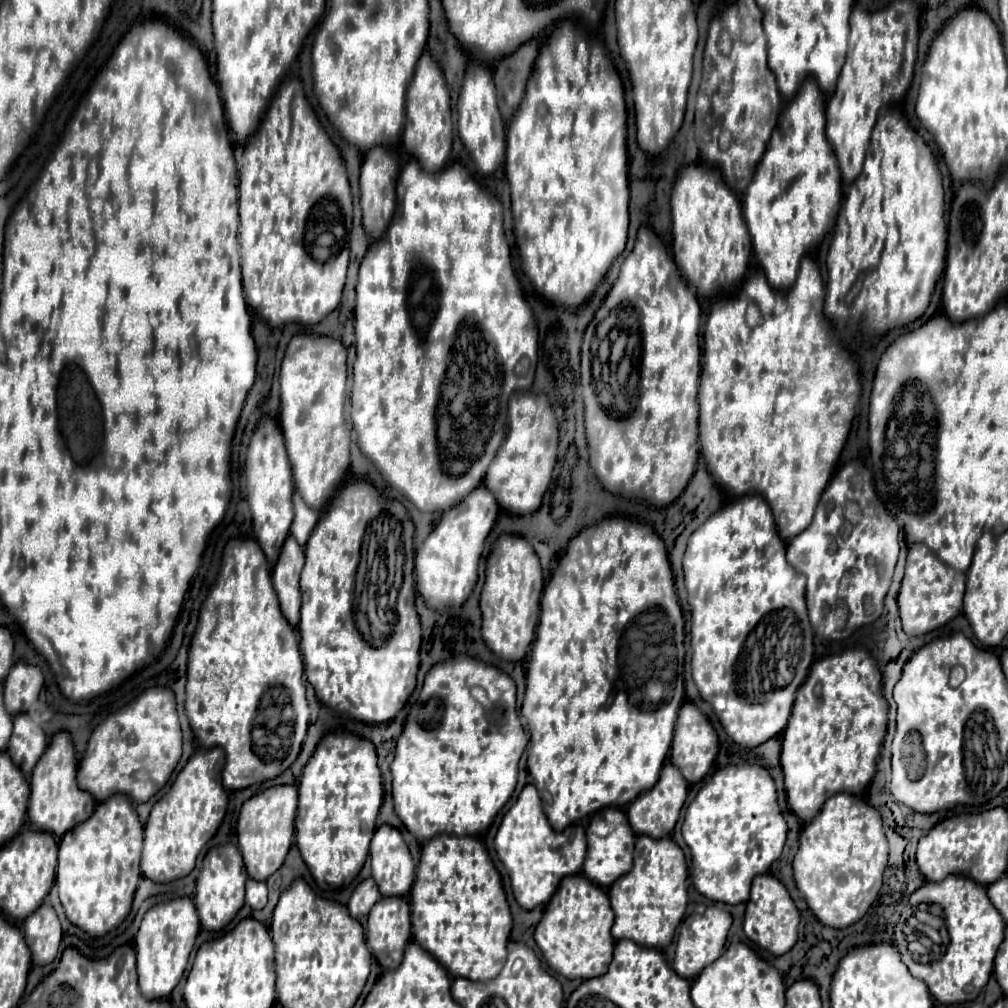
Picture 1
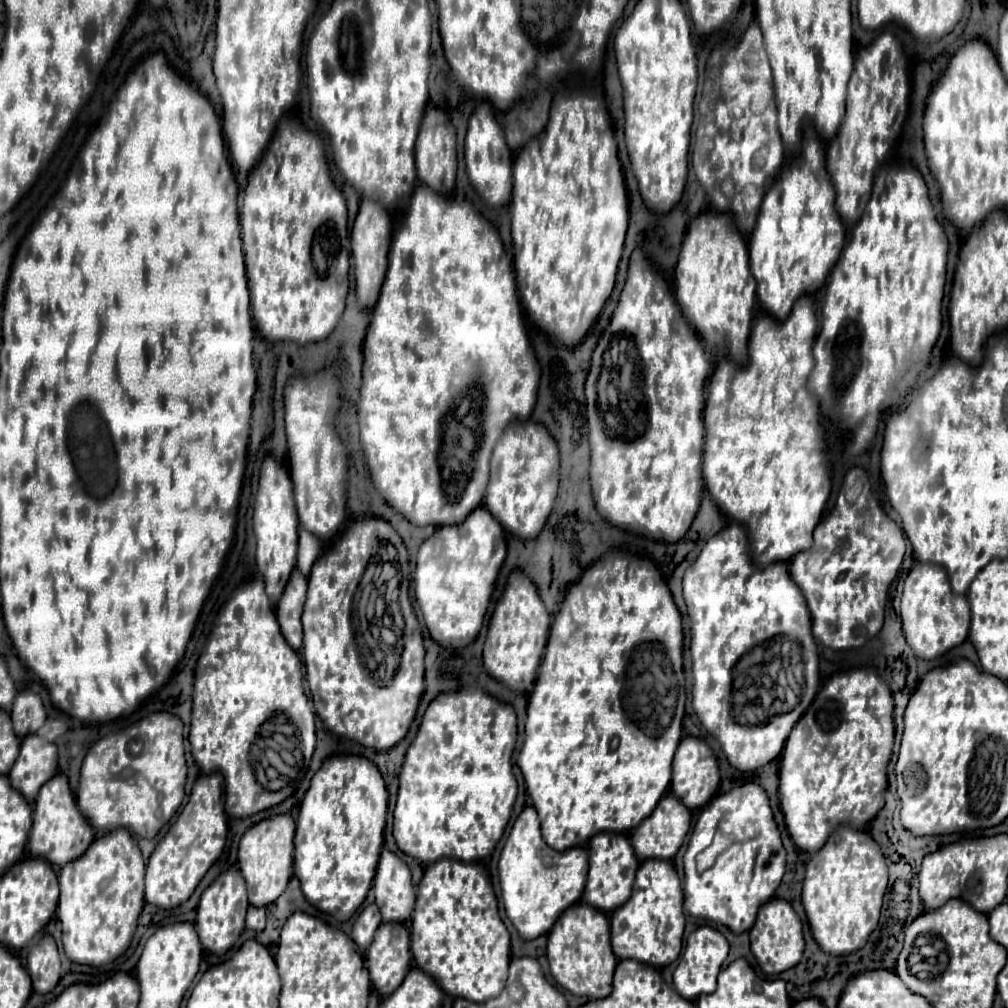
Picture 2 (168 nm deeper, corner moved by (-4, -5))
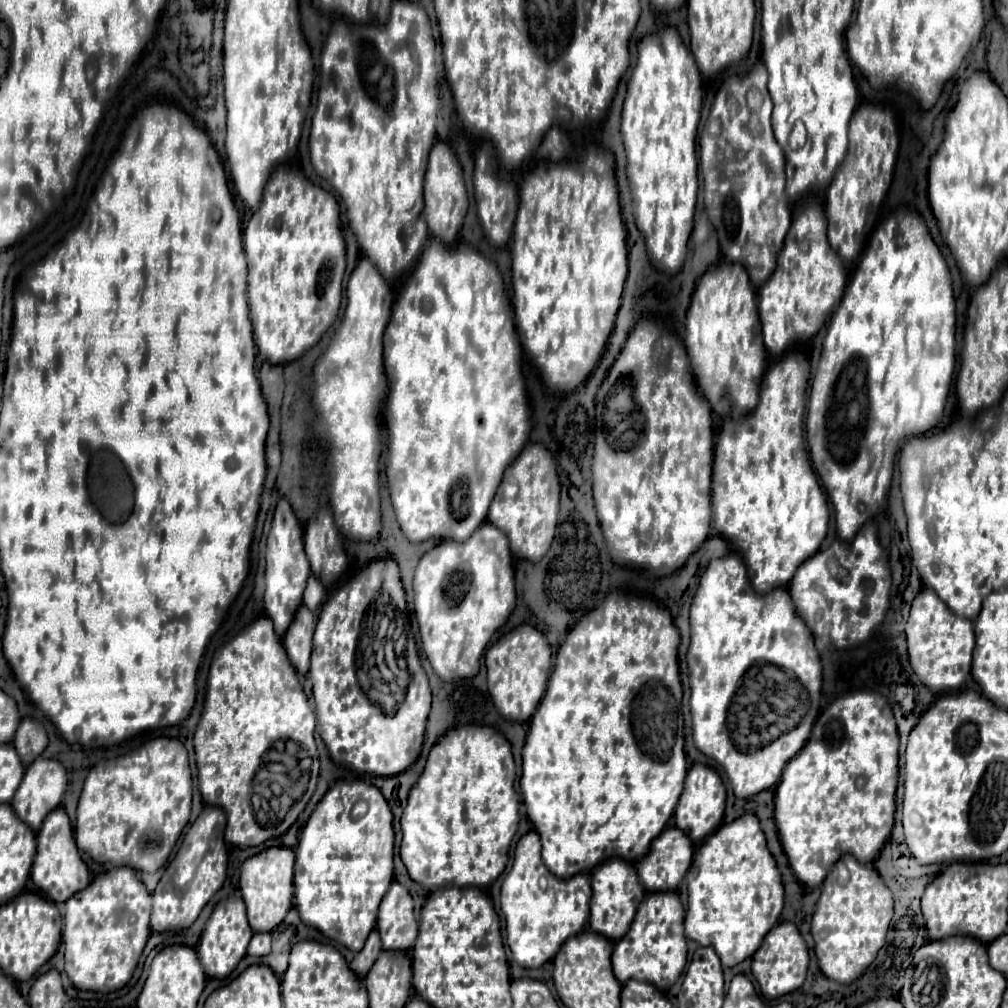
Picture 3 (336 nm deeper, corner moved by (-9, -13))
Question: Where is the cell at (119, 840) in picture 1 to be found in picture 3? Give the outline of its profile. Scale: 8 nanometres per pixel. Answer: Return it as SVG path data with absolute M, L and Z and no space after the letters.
M121 865L113 867L105 873L99 873L83 891L75 893L65 901L65 929L63 929L63 943L65 943L65 973L73 981L77 989L89 991L113 991L123 987L141 957L141 951L151 935L149 927L149 913L151 913L151 895L145 889L143 881L137 877L137 871Z

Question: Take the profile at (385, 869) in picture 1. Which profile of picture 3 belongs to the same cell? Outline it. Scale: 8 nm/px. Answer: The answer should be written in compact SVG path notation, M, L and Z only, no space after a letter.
M399 881L391 883L379 905L377 929L383 941L383 949L409 949L417 939L413 897Z

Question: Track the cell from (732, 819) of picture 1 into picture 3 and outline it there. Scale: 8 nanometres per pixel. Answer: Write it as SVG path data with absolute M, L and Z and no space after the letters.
M745 813L731 823L723 823L717 831L703 839L703 843L695 851L693 865L687 871L687 889L689 903L685 915L685 935L689 939L697 941L699 945L713 945L717 955L721 957L723 967L733 967L759 949L763 937L779 921L785 889L781 871L767 847L765 833L755 813Z

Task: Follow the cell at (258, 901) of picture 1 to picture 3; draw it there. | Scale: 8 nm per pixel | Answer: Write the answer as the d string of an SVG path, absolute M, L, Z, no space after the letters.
M255 933L247 953L249 955L267 955L271 951L271 933Z

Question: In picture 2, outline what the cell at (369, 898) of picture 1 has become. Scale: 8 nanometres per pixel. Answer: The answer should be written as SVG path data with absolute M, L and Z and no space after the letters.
M374 903L368 905L360 913L360 917L354 923L352 935L350 935L350 939L358 945L360 953L364 953L370 947L370 941L374 939L374 933L376 933L376 929L378 929L380 923L382 923L382 917L380 917L380 911L378 911L378 907Z

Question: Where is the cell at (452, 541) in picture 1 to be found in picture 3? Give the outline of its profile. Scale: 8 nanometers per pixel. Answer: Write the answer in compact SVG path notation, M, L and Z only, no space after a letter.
M483 523L463 543L441 541L421 557L413 591L423 651L433 671L443 681L477 675L485 645L515 607L513 557L505 533Z

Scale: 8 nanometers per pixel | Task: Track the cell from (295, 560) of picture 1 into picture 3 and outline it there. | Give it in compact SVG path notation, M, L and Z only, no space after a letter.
M299 605L295 613L295 621L289 625L283 637L287 655L299 675L305 675L309 669L313 631L315 631L315 613L305 605Z

